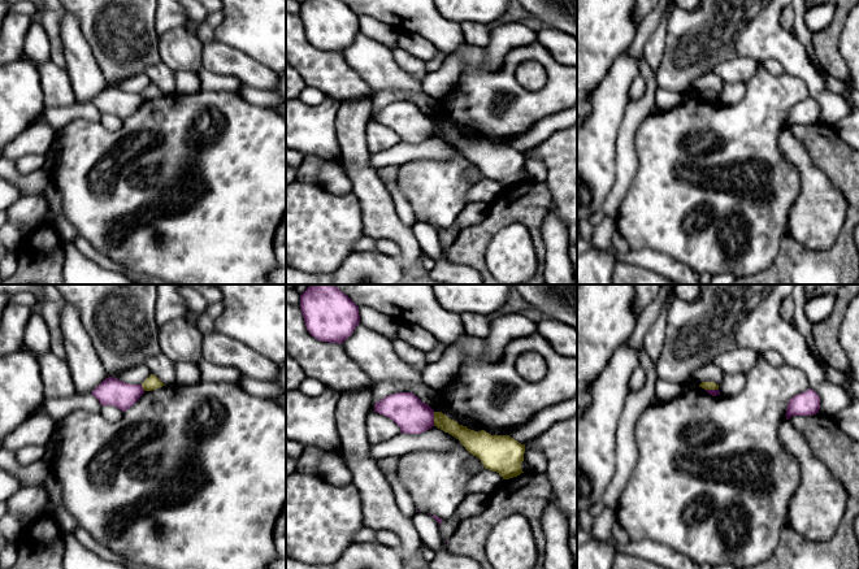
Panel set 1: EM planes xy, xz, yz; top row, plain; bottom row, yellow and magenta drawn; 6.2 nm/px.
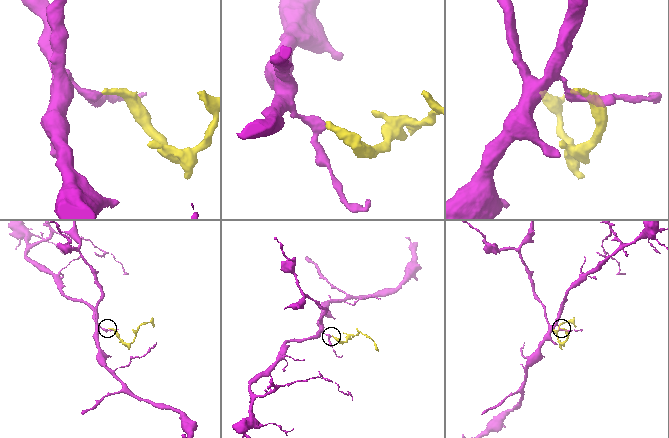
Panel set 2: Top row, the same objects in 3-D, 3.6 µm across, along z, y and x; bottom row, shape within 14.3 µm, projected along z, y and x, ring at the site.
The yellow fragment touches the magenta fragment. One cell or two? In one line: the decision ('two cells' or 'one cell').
two cells

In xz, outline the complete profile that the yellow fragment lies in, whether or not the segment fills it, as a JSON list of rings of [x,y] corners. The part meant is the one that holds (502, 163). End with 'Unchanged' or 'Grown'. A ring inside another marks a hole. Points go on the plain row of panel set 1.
[[[434,121],[434,135],[459,148],[469,162],[481,169],[485,178],[499,182],[503,188],[524,182],[521,171],[524,170],[525,153],[509,144],[491,144],[485,139],[470,139],[442,121]]]. Unchanged

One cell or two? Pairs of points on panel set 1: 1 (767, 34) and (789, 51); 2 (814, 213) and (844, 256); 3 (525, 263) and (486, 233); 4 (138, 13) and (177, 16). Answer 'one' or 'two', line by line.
1: one
2: two
3: two
4: two

